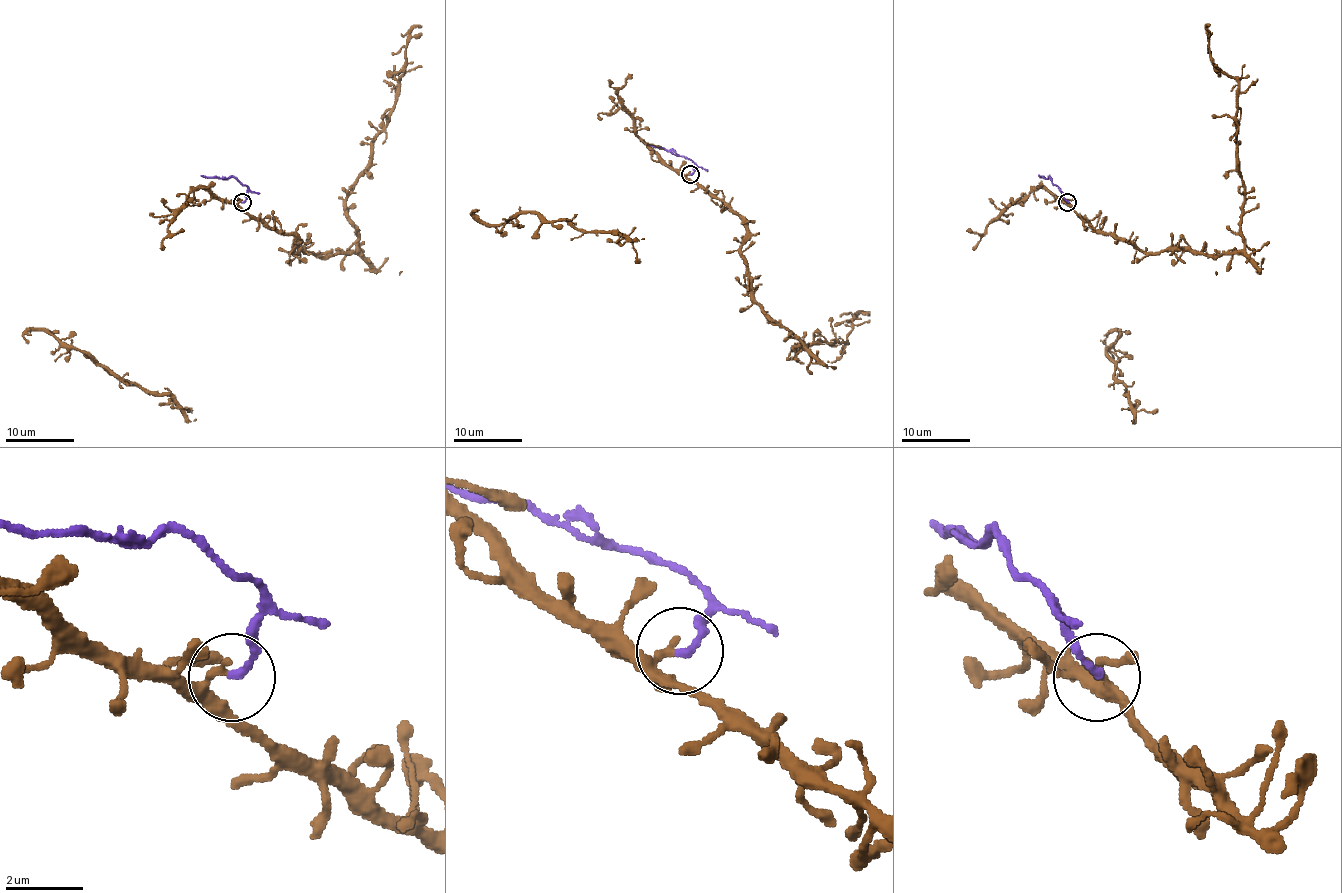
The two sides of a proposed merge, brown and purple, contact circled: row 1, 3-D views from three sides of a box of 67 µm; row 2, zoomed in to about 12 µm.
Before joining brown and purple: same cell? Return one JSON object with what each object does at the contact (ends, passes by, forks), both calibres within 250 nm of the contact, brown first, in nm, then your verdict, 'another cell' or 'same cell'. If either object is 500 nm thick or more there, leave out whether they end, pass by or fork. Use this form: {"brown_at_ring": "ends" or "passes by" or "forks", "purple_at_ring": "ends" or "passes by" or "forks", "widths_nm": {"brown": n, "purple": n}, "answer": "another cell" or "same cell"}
{"brown_at_ring": "ends", "purple_at_ring": "ends", "widths_nm": {"brown": 220, "purple": 200}, "answer": "another cell"}

